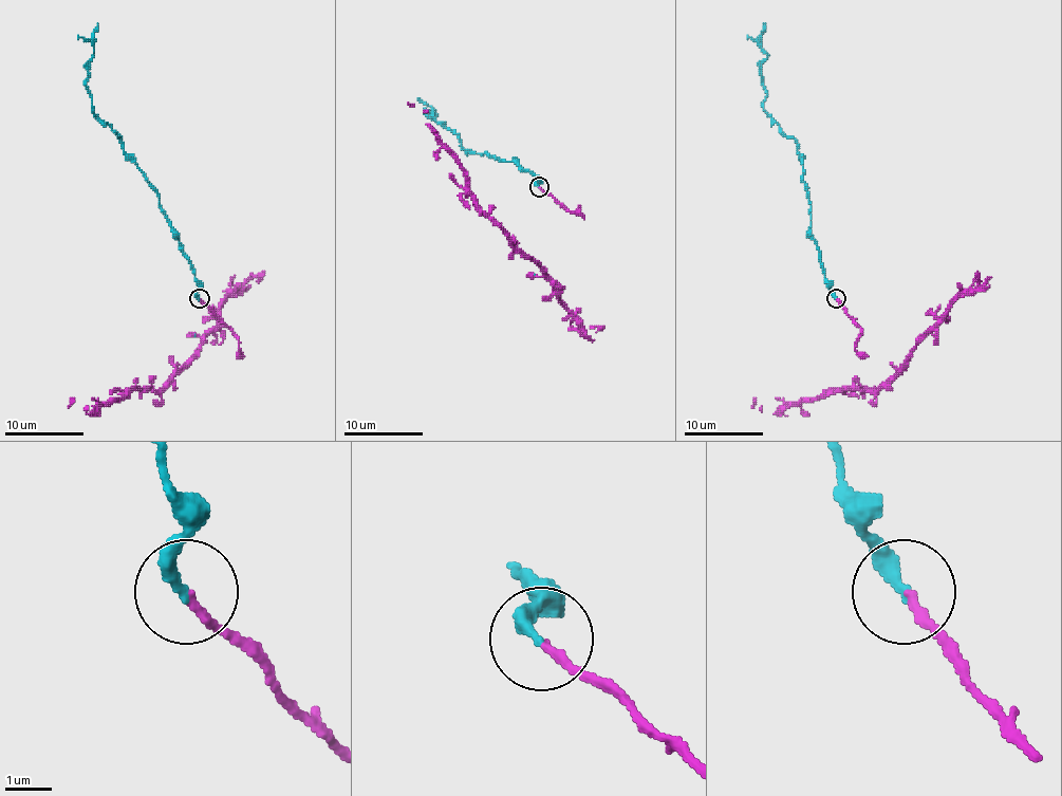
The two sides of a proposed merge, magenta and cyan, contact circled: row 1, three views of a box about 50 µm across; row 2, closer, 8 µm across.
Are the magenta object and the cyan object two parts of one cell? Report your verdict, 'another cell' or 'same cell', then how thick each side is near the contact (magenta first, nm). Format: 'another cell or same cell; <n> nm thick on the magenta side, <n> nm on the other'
same cell; 180 nm thick on the magenta side, 320 nm on the other

